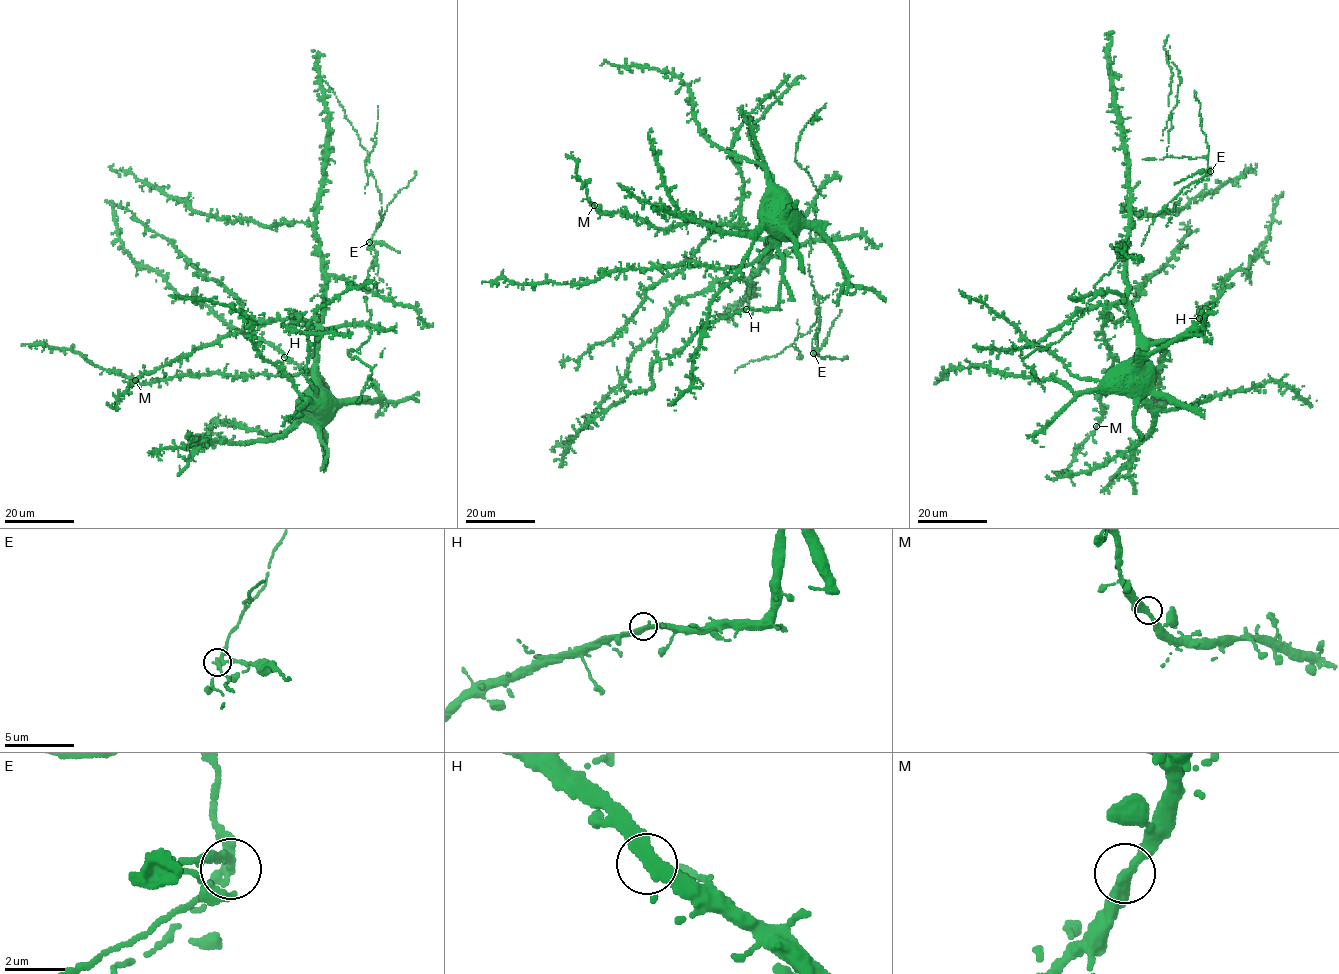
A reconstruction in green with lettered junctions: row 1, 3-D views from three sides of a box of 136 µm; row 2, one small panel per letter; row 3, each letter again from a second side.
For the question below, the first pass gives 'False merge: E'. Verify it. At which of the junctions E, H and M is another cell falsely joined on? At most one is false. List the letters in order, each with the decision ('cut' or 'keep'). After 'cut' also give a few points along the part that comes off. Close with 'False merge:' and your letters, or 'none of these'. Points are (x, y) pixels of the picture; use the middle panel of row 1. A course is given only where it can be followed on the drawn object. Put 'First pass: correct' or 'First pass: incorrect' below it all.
E: cut | (814, 353), (818, 353), (819, 316), (809, 332), (800, 333), (793, 344), (777, 355), (750, 360), (734, 373)
H: keep
M: keep
False merge: E
First pass: correct

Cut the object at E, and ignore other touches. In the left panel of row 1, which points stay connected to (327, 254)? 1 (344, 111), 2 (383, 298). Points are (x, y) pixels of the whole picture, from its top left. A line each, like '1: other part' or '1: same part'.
1: other part
2: same part

